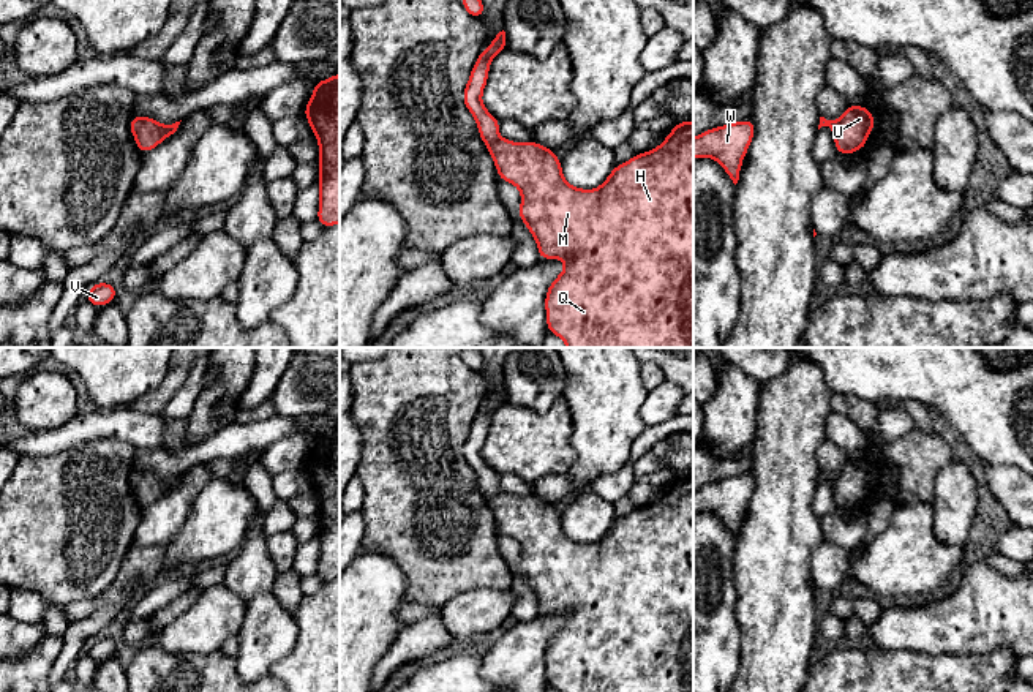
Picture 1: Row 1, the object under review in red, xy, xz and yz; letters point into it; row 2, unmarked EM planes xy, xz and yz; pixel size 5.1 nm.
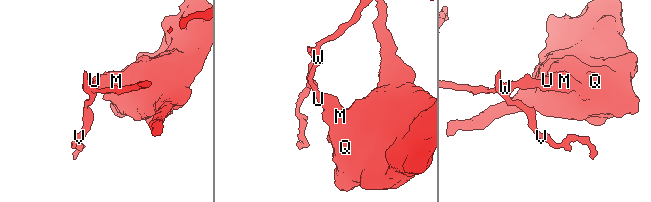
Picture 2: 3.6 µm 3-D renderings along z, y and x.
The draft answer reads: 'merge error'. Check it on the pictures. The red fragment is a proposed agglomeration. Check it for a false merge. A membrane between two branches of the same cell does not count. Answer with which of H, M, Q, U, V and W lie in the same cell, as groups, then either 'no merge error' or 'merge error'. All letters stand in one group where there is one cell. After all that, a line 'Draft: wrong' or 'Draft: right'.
H M Q U / V W | merge error
Draft: right

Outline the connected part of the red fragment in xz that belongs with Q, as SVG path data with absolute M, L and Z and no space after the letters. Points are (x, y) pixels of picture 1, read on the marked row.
M693 120L678 122L659 147L614 166L607 180L595 190L581 190L569 185L554 150L539 142L521 144L499 137L488 145L488 152L496 164L499 180L513 183L521 193L518 216L534 235L540 261L565 261L565 269L548 286L545 295L550 333L562 338L567 348L693 348Z

